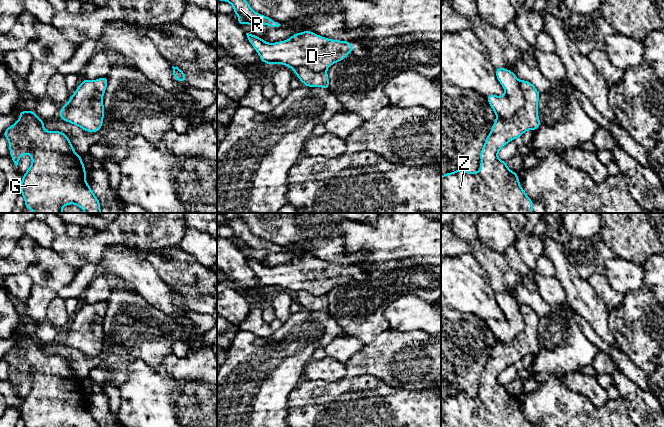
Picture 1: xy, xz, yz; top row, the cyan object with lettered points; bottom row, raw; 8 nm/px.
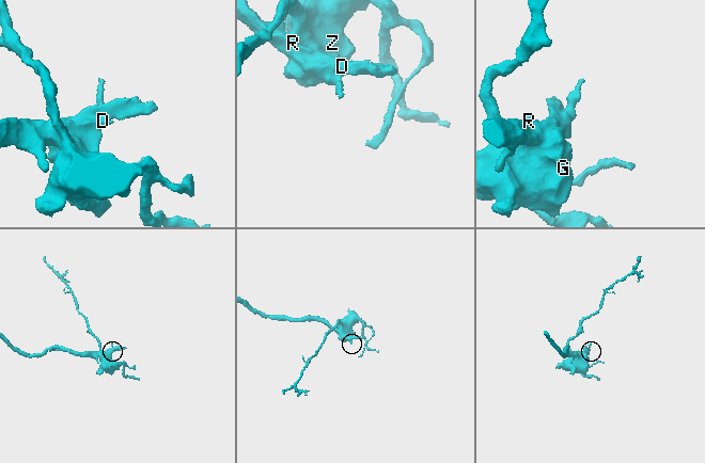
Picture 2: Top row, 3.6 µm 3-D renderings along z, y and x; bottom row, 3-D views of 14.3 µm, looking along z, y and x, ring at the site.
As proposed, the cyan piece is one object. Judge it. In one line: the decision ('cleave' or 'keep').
cleave

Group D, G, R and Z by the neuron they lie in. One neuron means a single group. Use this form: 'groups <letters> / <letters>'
groups D R / G Z

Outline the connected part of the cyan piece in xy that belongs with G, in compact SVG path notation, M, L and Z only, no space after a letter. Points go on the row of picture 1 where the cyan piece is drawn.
M20 110L19 120L9 126L3 136L8 139L16 168L23 154L32 157L31 166L20 182L26 208L34 213L63 213L65 205L75 204L85 213L101 213L100 201L85 180L87 174L82 158L75 153L67 135L60 131L46 131L44 121L34 111Z

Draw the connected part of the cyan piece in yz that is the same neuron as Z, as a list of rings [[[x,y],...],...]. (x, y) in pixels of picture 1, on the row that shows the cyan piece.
[[[520,81],[524,104],[510,120],[497,117],[480,151],[480,169],[470,173],[465,168],[441,176],[441,213],[532,213],[533,201],[522,189],[518,175],[507,167],[507,161],[498,159],[498,152],[511,140],[527,130],[540,127],[538,100],[540,93],[529,81]]]

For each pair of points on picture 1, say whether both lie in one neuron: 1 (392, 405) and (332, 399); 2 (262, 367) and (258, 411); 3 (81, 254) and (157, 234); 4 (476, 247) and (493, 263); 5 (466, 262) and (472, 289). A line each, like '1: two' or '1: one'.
1: one
2: one
3: one
4: one
5: one

